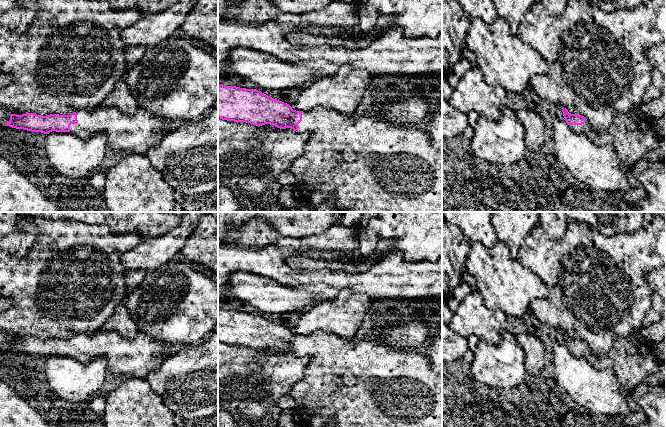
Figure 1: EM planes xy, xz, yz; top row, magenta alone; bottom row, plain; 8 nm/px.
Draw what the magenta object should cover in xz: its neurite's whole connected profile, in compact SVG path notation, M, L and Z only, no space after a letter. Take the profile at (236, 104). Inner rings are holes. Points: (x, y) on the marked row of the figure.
M223 84L218 85L218 118L227 121L246 122L256 126L270 124L280 129L291 128L298 133L310 134L304 154L292 162L288 171L295 177L293 186L301 202L314 205L317 208L331 194L334 194L338 212L442 212L442 148L434 148L431 145L429 135L419 127L397 127L379 119L372 112L355 118L354 115L340 114L323 107L317 107L310 111L296 111L289 104L276 100L261 91Z

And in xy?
M101 105L93 111L78 110L70 115L50 114L41 116L34 113L11 114L10 120L5 123L5 126L44 134L52 131L70 132L84 140L96 134L105 134L108 139L108 149L111 149L115 154L122 157L124 153L146 156L146 153L151 148L157 146L162 137L172 130L176 124L141 108L133 115L127 115L119 108Z

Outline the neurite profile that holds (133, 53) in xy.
M136 45L126 48L125 59L129 68L131 68L144 54L148 46Z

